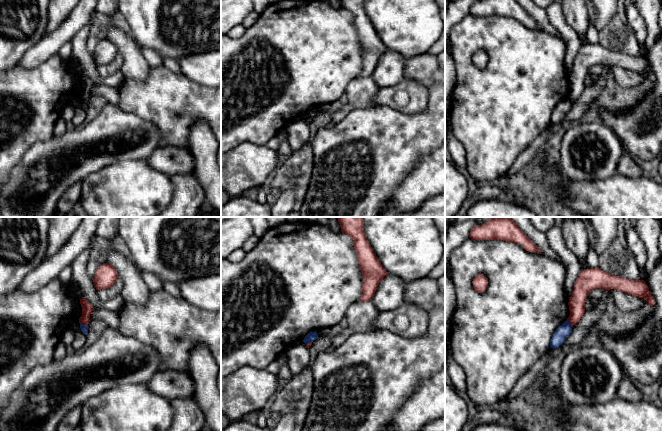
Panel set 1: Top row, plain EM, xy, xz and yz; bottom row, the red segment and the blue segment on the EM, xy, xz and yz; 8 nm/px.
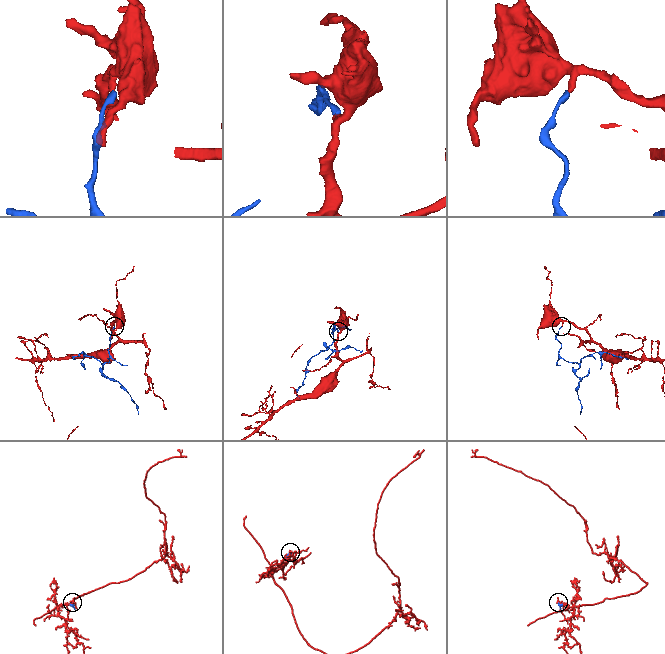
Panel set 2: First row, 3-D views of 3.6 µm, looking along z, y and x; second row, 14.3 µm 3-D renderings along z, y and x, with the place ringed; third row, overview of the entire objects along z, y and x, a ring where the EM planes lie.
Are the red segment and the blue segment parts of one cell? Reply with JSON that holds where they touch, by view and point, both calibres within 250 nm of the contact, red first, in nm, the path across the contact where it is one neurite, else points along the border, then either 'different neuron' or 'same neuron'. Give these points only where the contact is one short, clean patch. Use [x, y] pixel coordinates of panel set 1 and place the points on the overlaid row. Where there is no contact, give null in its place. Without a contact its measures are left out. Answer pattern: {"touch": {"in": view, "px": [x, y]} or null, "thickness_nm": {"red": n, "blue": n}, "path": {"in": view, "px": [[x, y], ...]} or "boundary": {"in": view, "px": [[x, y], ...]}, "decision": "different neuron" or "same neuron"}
{"touch": {"in": "xy", "px": [84, 323]}, "thickness_nm": {"red": 90, "blue": 60}, "boundary": {"in": "xy", "px": [[80, 323], [87, 325]]}, "decision": "different neuron"}

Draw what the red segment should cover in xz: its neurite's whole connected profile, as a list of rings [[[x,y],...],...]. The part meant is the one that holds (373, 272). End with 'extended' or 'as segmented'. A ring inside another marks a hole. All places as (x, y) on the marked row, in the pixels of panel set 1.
[[[337,217],[337,219],[341,226],[341,232],[349,235],[353,239],[359,268],[363,275],[362,292],[359,301],[369,301],[374,296],[378,284],[388,274],[388,272],[379,261],[366,237],[363,217]]]; as segmented

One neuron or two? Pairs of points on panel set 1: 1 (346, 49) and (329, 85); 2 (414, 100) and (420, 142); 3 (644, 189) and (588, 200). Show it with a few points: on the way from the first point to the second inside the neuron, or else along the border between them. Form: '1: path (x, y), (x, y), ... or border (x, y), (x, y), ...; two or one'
1: path (337, 58), (329, 66), (329, 76); one
2: border (429, 92), (427, 105), (419, 112), (393, 109); two
3: path (630, 200), (602, 200); one

